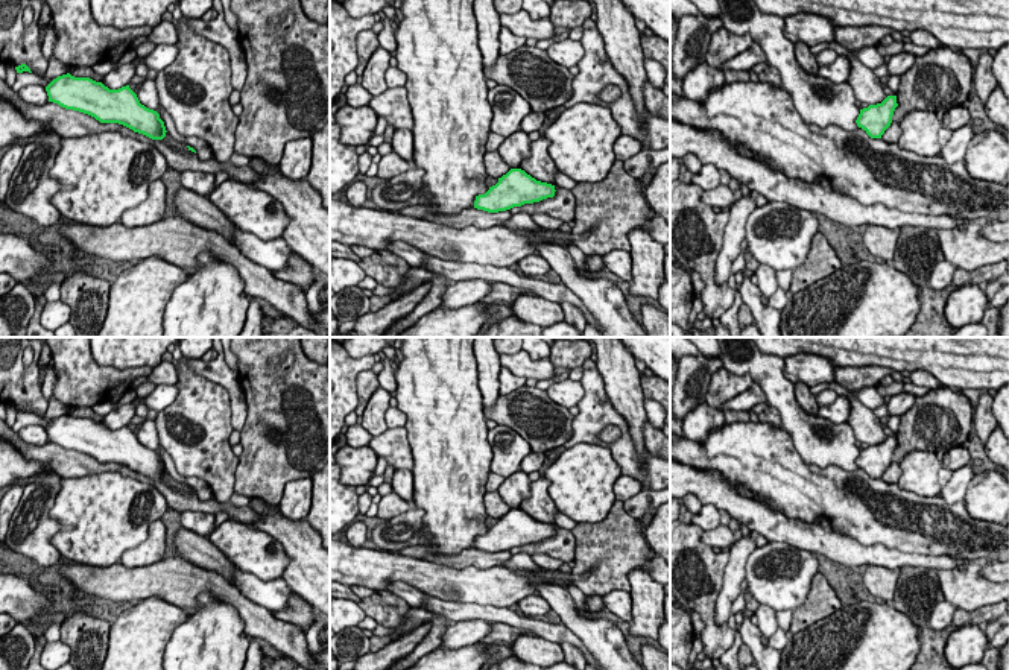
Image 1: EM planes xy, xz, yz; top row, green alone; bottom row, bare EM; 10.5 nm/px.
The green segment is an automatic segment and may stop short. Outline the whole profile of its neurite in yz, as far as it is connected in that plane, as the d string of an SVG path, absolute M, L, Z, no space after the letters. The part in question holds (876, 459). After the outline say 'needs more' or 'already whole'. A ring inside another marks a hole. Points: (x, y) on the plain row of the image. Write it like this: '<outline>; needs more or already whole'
M887 436L881 444L860 450L856 463L871 479L881 479L892 463L892 456L897 447L897 436Z; already whole

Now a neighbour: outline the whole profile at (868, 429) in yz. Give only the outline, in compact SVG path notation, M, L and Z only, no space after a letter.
M845 393L845 397L848 398L851 409L846 422L854 430L856 439L868 445L881 444L887 435L883 430L880 418L877 418L874 410L868 409L852 393Z

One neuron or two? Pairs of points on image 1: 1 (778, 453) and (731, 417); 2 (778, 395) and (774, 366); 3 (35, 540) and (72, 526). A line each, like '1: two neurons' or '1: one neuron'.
1: two neurons
2: one neuron
3: two neurons

